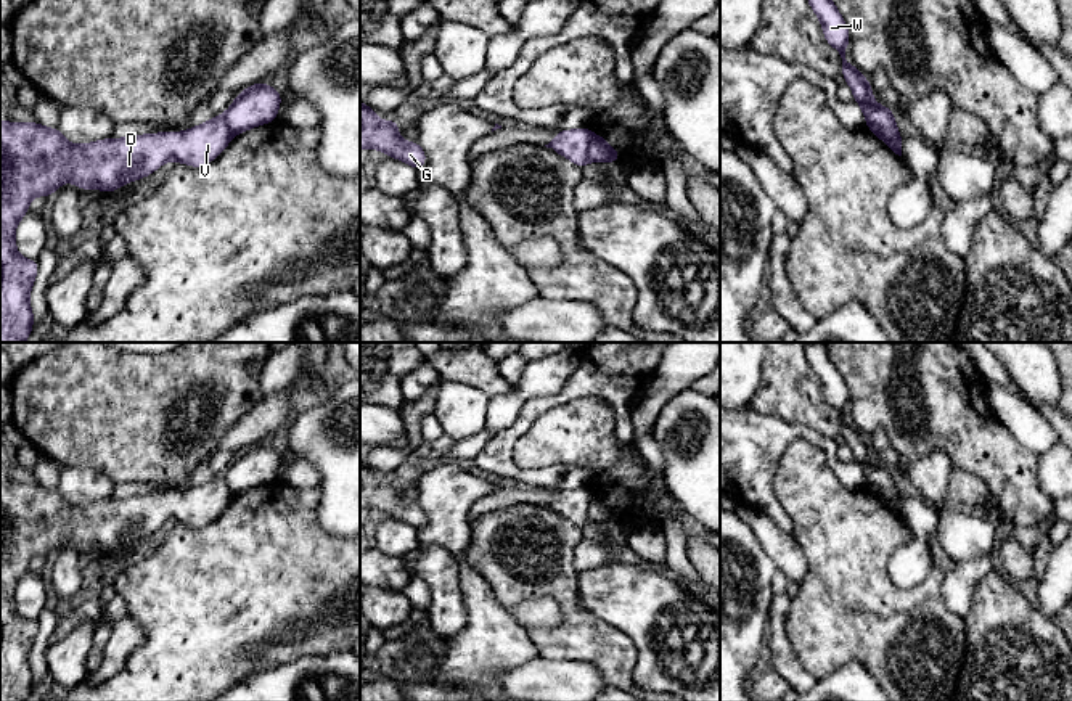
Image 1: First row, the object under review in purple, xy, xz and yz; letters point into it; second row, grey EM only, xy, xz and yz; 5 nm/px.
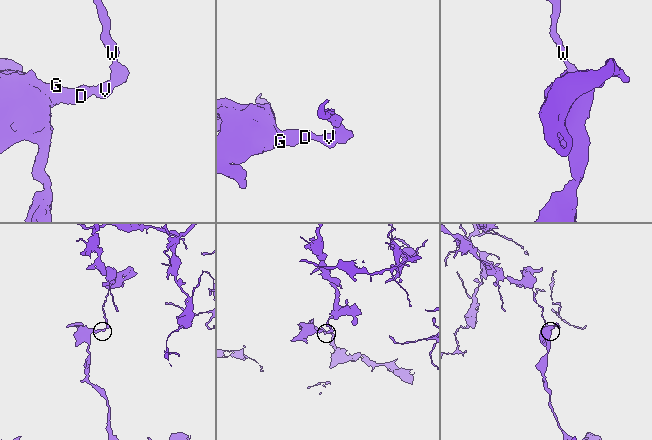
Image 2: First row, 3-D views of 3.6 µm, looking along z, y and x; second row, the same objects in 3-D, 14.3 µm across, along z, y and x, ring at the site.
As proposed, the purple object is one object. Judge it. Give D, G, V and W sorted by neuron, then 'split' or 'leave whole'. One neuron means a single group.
D G V / W; split

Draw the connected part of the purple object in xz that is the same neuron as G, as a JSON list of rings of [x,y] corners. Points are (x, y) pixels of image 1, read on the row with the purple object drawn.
[[[360,100],[360,150],[378,148],[386,156],[400,159],[416,170],[426,166],[426,153],[418,141],[407,143],[403,137],[397,133],[400,119],[381,122],[376,116],[378,111],[370,109],[363,100]]]

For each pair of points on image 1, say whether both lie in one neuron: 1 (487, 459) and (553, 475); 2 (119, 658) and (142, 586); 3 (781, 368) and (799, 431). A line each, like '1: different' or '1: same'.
1: same
2: different
3: different

